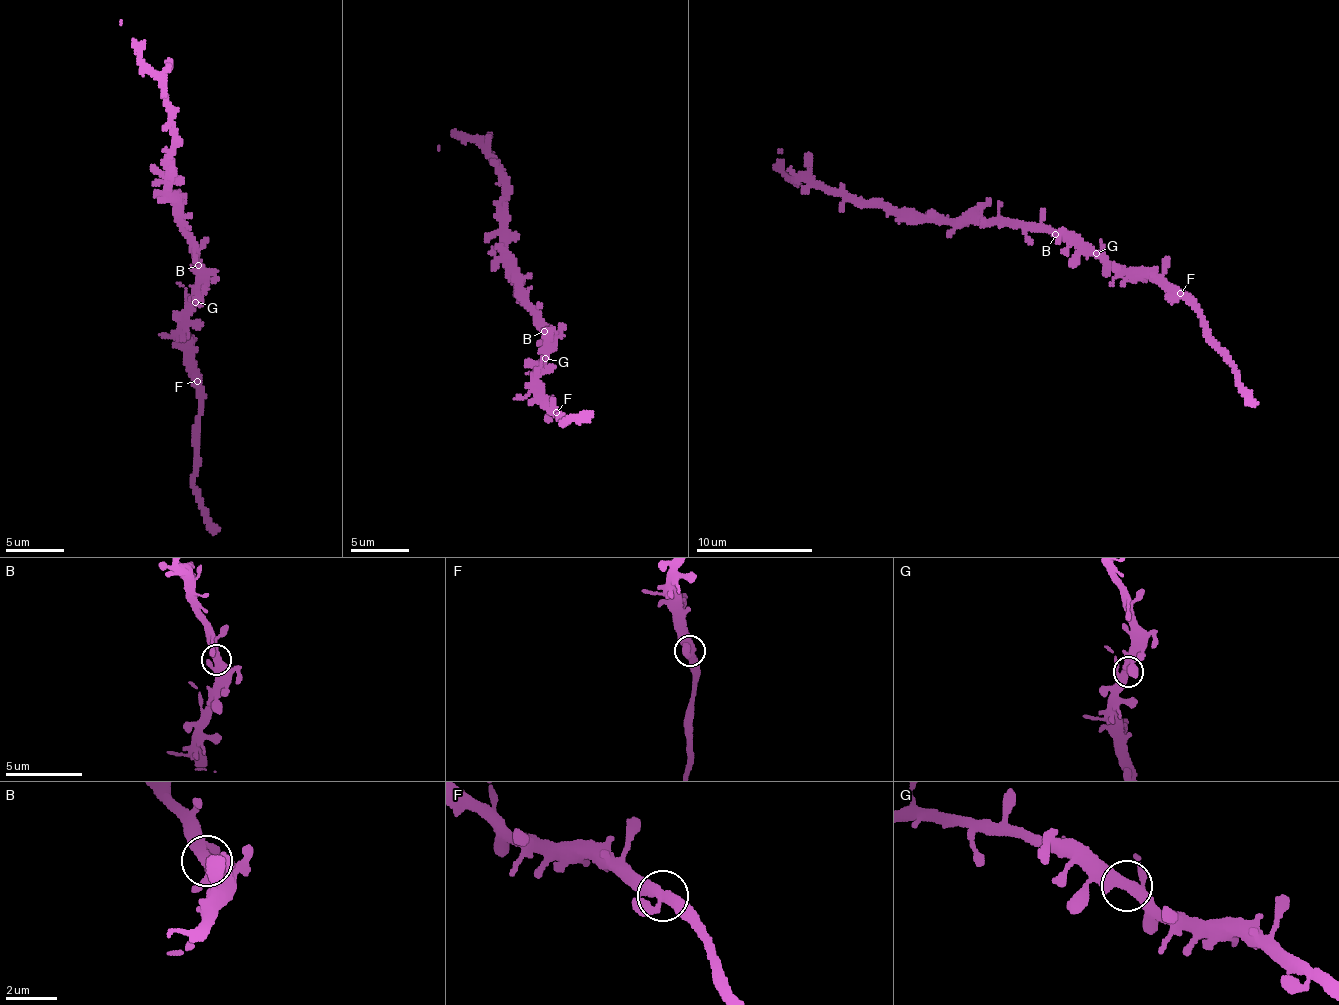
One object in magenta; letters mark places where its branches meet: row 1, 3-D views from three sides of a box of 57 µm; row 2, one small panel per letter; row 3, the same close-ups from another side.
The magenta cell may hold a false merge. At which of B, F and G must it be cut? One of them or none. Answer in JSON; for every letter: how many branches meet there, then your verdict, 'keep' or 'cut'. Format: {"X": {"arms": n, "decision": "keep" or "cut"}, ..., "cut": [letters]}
{"B": {"arms": 3, "decision": "keep"}, "F": {"arms": 3, "decision": "cut"}, "G": {"arms": 3, "decision": "keep"}, "cut": ["F"]}

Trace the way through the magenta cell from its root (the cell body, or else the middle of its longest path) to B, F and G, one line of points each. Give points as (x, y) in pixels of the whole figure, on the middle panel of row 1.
B: (537, 318), (537, 328), (544, 331)
F: (537, 318), (537, 328), (544, 334), (545, 358), (542, 367), (537, 369), (538, 402), (557, 413)
G: (537, 318), (537, 328), (544, 334), (545, 358)

